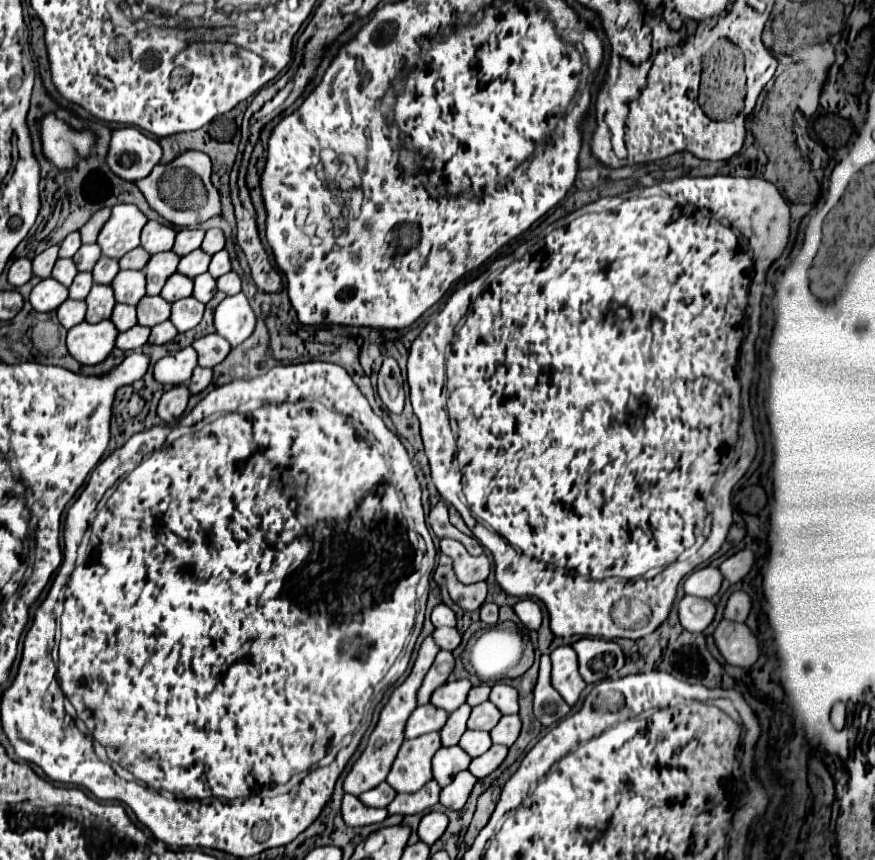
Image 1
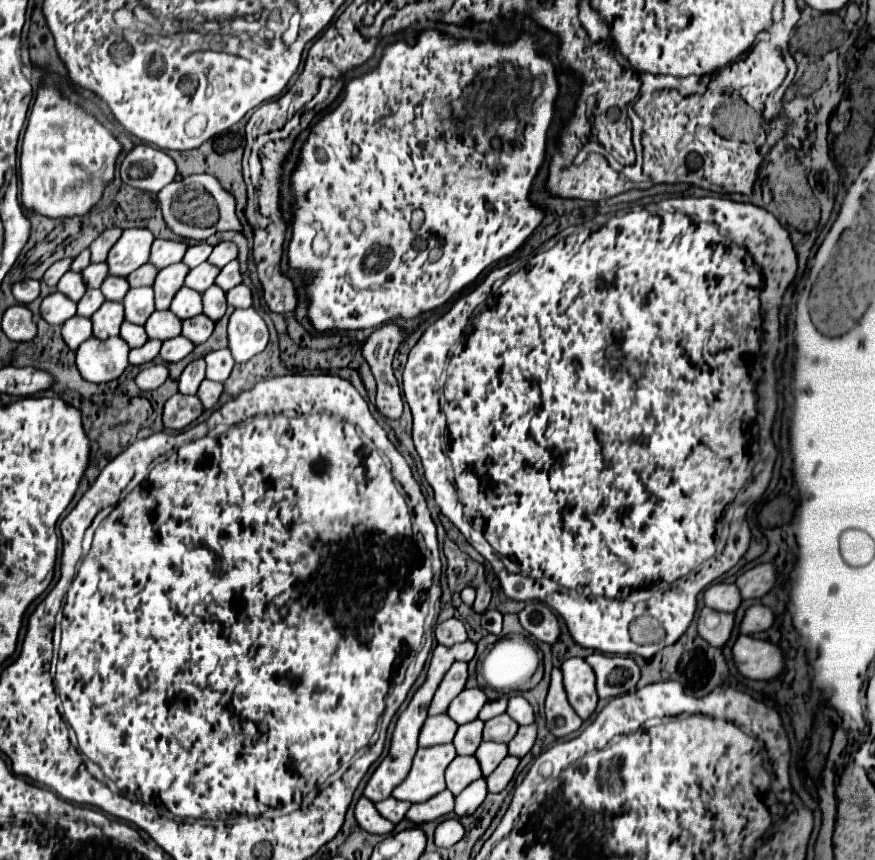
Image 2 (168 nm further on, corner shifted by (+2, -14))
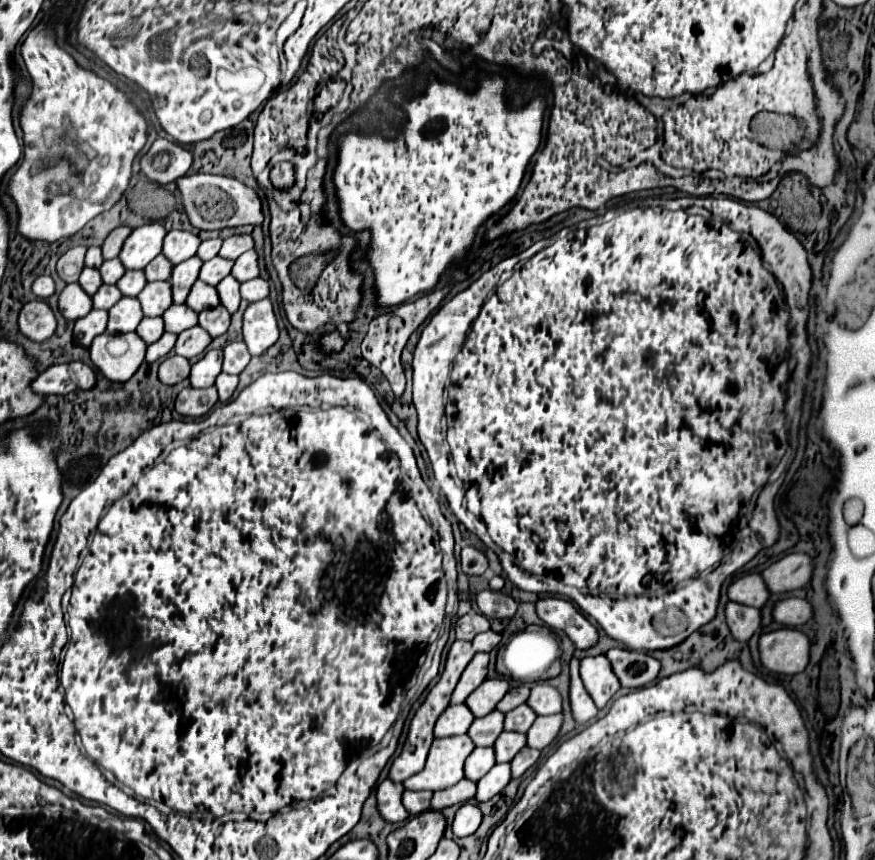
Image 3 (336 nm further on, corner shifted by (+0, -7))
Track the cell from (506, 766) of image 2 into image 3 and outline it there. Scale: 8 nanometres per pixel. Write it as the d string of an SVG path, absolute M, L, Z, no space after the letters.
M523 747L515 757L513 757L513 761L511 761L511 775L513 775L513 779L517 779L517 777L521 777L537 759L539 759L539 751L537 749L531 749L531 747Z

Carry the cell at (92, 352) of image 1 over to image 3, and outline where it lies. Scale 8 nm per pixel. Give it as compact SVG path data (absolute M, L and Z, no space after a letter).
M101 333L89 347L93 365L109 381L127 381L145 359L145 343L137 333Z

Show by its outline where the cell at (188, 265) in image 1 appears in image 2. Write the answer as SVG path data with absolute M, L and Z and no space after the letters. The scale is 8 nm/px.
M205 262L205 264L193 268L193 270L187 274L185 286L193 288L193 290L197 290L197 292L205 292L209 286L215 284L215 278L217 278L219 272L221 272L221 270L219 270L217 266Z

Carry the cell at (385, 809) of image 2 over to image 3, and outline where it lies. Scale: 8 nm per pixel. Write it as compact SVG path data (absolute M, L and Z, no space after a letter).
M403 791L403 807L411 813L417 815L421 811L429 809L429 799L431 799L431 791Z

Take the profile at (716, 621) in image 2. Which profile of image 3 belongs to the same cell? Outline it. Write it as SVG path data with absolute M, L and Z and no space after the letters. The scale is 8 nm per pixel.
M729 601L725 605L725 621L731 635L735 635L737 641L747 641L753 633L759 631L761 615L759 615L759 609L755 607Z

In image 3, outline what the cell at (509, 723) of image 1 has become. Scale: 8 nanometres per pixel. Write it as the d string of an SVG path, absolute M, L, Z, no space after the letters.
M547 715L547 717L537 717L531 729L527 731L527 745L533 749L543 749L547 747L559 733L563 717L561 715Z

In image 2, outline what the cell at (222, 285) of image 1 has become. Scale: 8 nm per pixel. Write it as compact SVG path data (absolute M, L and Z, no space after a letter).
M239 284L237 288L227 292L227 302L233 308L249 308L253 304L253 294L245 284Z

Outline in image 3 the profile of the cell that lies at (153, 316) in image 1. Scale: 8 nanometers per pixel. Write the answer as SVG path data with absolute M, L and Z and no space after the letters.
M171 305L171 309L167 309L163 313L163 323L165 323L165 331L177 335L177 333L197 325L197 313L193 309L189 309L187 305Z

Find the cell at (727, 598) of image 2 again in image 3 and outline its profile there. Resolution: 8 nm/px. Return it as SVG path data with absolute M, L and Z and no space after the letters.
M751 573L751 575L745 575L745 577L739 577L737 581L733 581L727 589L727 597L735 603L741 603L741 605L751 605L751 607L763 607L767 597L769 597L769 591L761 579L761 575L757 573Z

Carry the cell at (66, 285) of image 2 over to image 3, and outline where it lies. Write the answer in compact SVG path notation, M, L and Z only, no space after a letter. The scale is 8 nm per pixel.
M85 267L85 269L81 271L77 283L81 285L81 289L83 289L87 295L93 295L93 293L99 289L99 285L101 285L103 281L101 281L101 275L99 275L97 269L89 269L89 267Z

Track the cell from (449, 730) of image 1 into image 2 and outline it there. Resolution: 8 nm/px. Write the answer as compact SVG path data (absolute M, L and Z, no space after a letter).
M473 720L469 724L459 726L457 736L453 740L457 754L475 754L477 752L479 744L483 740L483 726L485 726L483 720Z

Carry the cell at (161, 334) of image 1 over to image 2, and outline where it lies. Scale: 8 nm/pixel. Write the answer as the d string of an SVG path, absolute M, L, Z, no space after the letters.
M177 336L177 338L171 338L171 340L163 342L159 356L165 362L179 362L185 356L189 356L193 350L195 350L195 344L191 340L187 340L185 336Z

